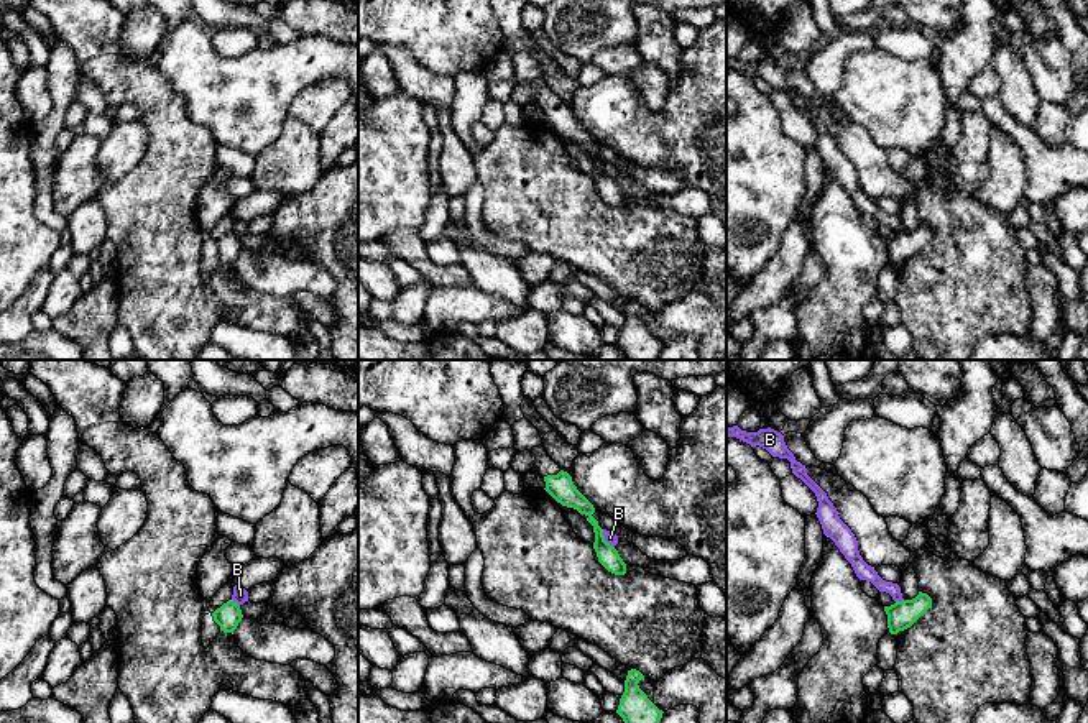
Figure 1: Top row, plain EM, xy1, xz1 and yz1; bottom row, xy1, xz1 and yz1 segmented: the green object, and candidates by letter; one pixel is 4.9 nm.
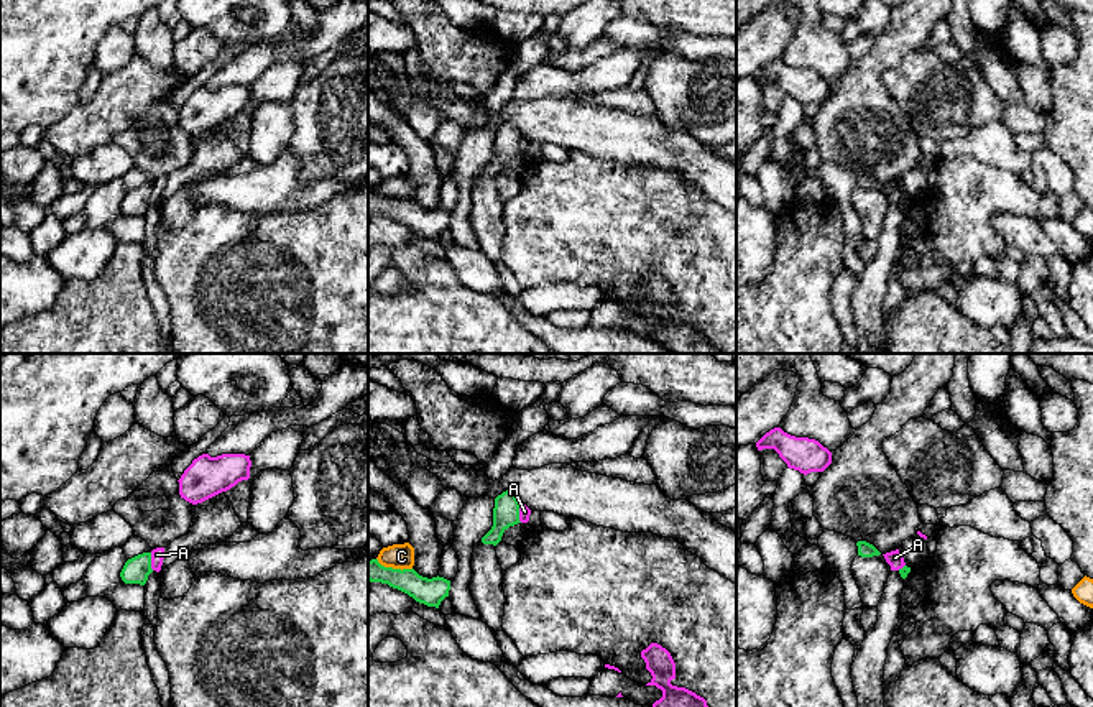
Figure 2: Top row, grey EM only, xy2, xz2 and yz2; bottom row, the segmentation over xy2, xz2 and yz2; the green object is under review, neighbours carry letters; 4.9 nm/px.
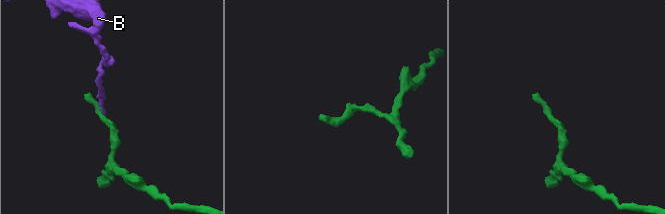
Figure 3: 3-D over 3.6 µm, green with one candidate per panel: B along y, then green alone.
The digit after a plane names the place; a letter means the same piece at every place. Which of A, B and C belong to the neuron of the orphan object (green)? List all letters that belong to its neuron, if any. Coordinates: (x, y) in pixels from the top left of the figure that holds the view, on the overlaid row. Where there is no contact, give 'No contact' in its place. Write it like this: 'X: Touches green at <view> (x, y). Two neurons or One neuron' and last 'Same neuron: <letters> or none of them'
A: Touches green at xy2 (150, 561). Two neurons
B: Touches green at xz1 (603, 539). Two neurons
C: Touches green at xz2 (392, 568). Two neurons
Same neuron: none of them

